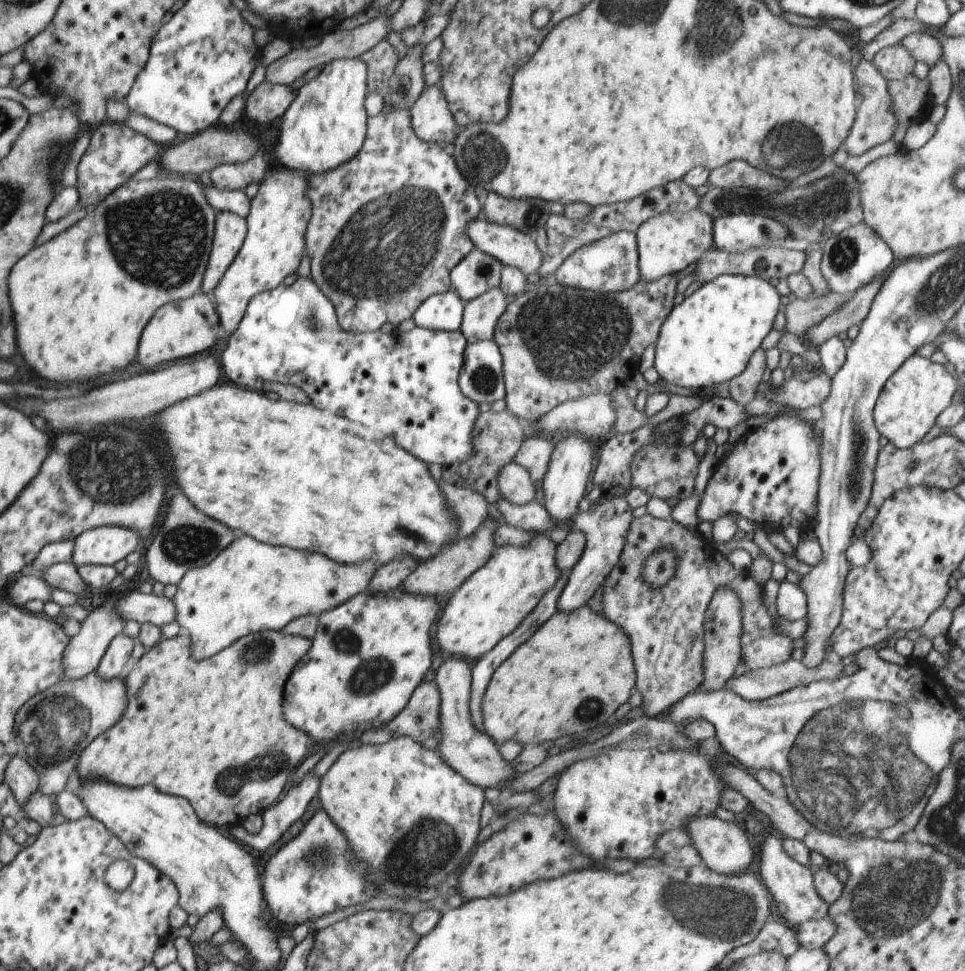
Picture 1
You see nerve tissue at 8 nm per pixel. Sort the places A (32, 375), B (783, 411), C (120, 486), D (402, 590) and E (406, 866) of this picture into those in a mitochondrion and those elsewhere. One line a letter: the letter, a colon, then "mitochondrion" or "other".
A: other
B: other
C: mitochondrion
D: other
E: mitochondrion

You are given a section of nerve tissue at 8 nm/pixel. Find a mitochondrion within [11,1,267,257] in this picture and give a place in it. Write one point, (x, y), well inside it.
(49, 147)

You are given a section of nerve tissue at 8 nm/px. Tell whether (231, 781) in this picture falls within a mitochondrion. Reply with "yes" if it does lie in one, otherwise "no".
yes

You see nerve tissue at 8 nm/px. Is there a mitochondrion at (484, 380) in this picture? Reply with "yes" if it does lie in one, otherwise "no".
yes

